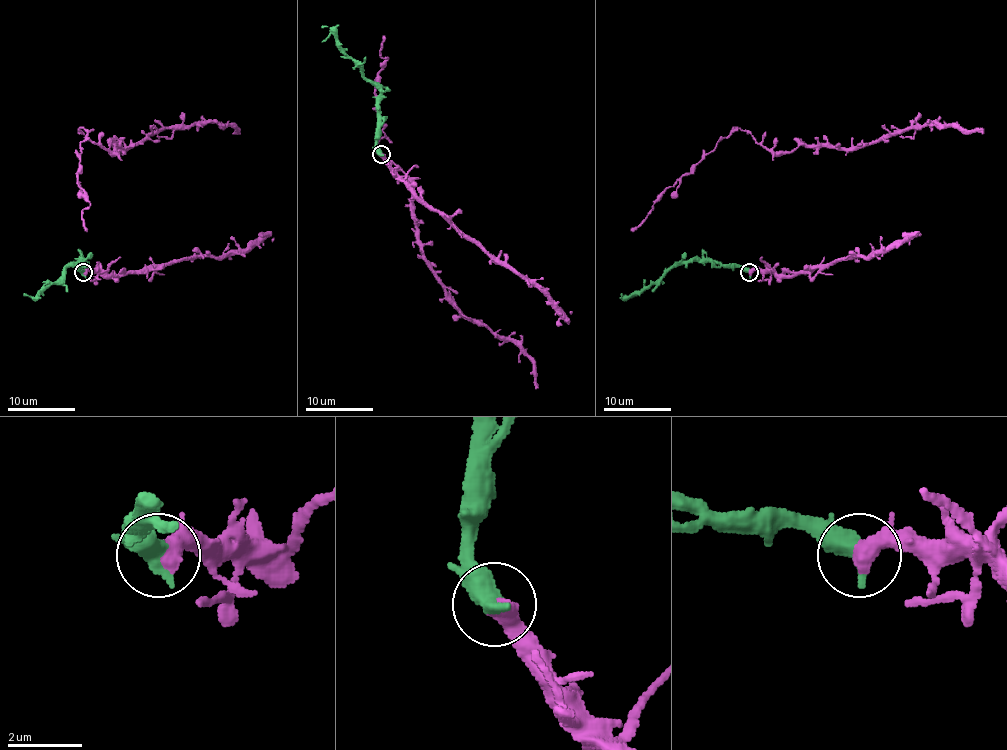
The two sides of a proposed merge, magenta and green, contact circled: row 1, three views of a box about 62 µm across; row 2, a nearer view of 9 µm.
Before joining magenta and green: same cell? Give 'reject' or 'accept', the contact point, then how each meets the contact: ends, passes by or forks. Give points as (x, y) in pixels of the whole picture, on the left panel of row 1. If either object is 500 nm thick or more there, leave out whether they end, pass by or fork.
accept | (83, 272)

